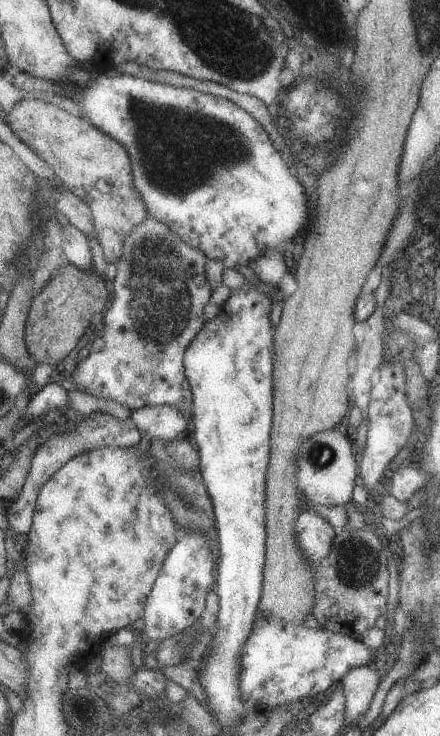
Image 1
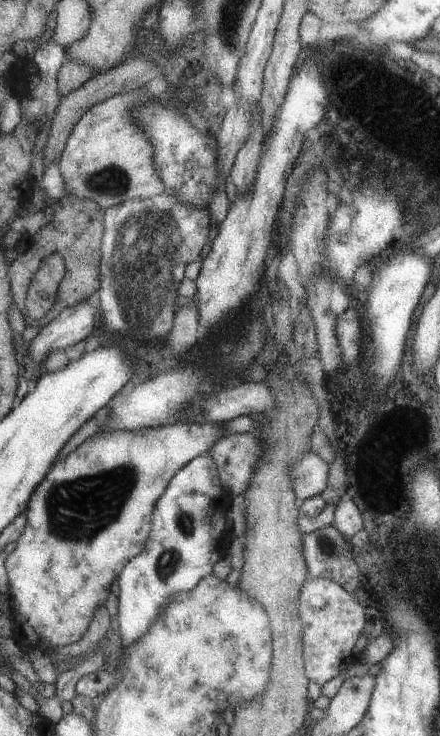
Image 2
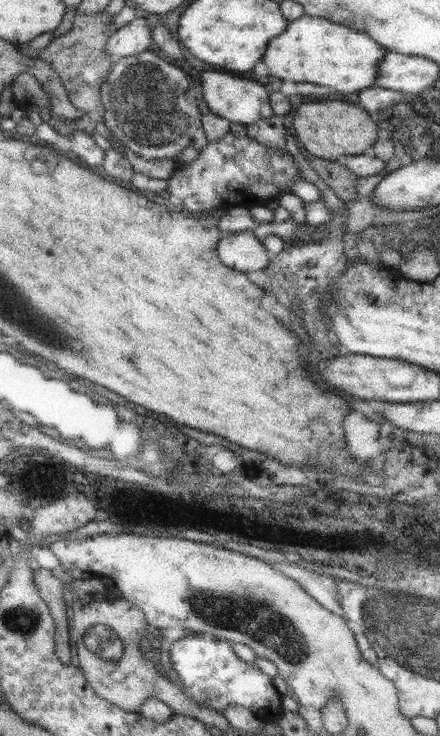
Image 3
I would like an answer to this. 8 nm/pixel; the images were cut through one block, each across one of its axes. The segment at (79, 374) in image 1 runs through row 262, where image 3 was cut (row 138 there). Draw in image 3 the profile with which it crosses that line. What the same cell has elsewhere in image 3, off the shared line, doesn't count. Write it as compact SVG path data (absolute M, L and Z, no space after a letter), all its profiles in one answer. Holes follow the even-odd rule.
M152 48L133 56L125 56L111 64L106 79L100 84L100 101L104 106L102 122L110 130L112 136L145 160L165 160L166 158L178 162L177 154L187 146L198 151L207 143L205 133L201 128L201 115L193 102L187 102L184 94L192 85L193 80L187 78L179 68L171 62L165 62L163 56L157 58Z

